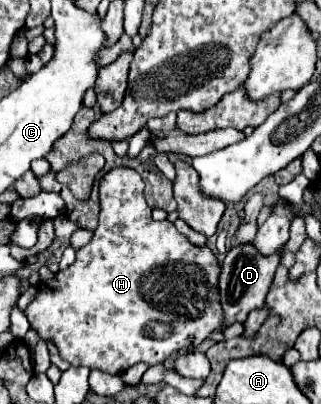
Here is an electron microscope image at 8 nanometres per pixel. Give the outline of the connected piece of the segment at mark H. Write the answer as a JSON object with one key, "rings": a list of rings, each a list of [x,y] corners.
{"rings":[[[114,168],[112,172],[104,174],[102,184],[100,184],[100,224],[94,230],[92,240],[76,250],[76,260],[72,266],[68,266],[66,270],[60,270],[54,274],[54,278],[50,280],[42,280],[38,284],[38,294],[34,296],[34,300],[26,306],[24,314],[30,322],[30,328],[38,332],[38,336],[46,342],[52,342],[58,348],[58,354],[70,362],[72,366],[88,366],[88,368],[96,368],[102,370],[106,374],[114,374],[120,376],[124,374],[130,366],[134,366],[136,362],[146,362],[146,364],[160,364],[164,362],[168,356],[172,356],[178,350],[192,350],[194,346],[198,346],[208,334],[212,334],[214,330],[220,328],[222,324],[222,308],[218,302],[218,274],[220,274],[220,266],[216,264],[216,256],[210,252],[208,246],[192,246],[188,242],[188,238],[184,234],[180,234],[172,222],[164,220],[164,222],[154,222],[150,216],[150,208],[146,206],[144,194],[142,194],[144,186],[142,186],[142,178],[138,178],[138,172],[132,168]]]}

